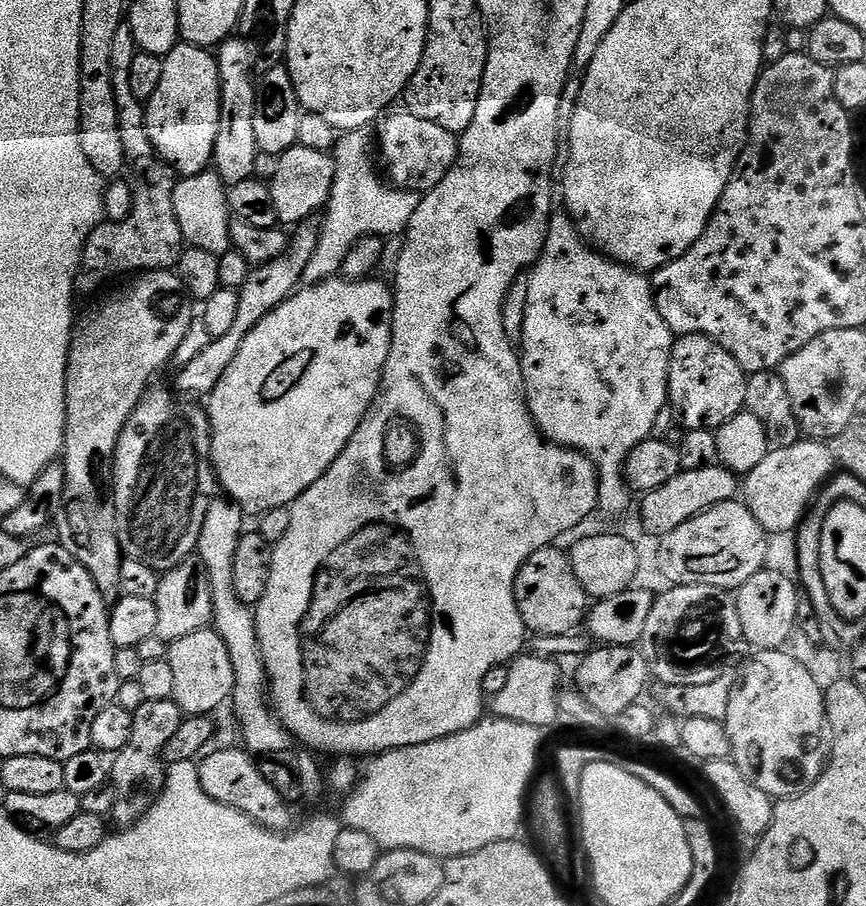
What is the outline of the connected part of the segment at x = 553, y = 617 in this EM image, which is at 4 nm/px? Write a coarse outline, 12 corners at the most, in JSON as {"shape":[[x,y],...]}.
{"shape":[[538,550],[516,579],[529,633],[573,635],[590,597],[567,551]]}

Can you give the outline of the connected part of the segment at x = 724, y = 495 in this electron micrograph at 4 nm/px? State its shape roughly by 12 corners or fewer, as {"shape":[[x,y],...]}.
{"shape":[[714,463],[643,493],[640,524],[653,538],[727,500],[737,473]]}

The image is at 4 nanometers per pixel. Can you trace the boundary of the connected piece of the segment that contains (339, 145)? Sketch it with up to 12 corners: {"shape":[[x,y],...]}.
{"shape":[[346,132],[305,285],[333,279],[364,236],[401,235],[417,193],[382,179],[374,140]]}

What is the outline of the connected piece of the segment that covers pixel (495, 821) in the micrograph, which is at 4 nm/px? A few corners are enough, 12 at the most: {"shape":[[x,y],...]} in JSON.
{"shape":[[484,718],[375,757],[343,823],[381,849],[517,839],[541,729]]}

